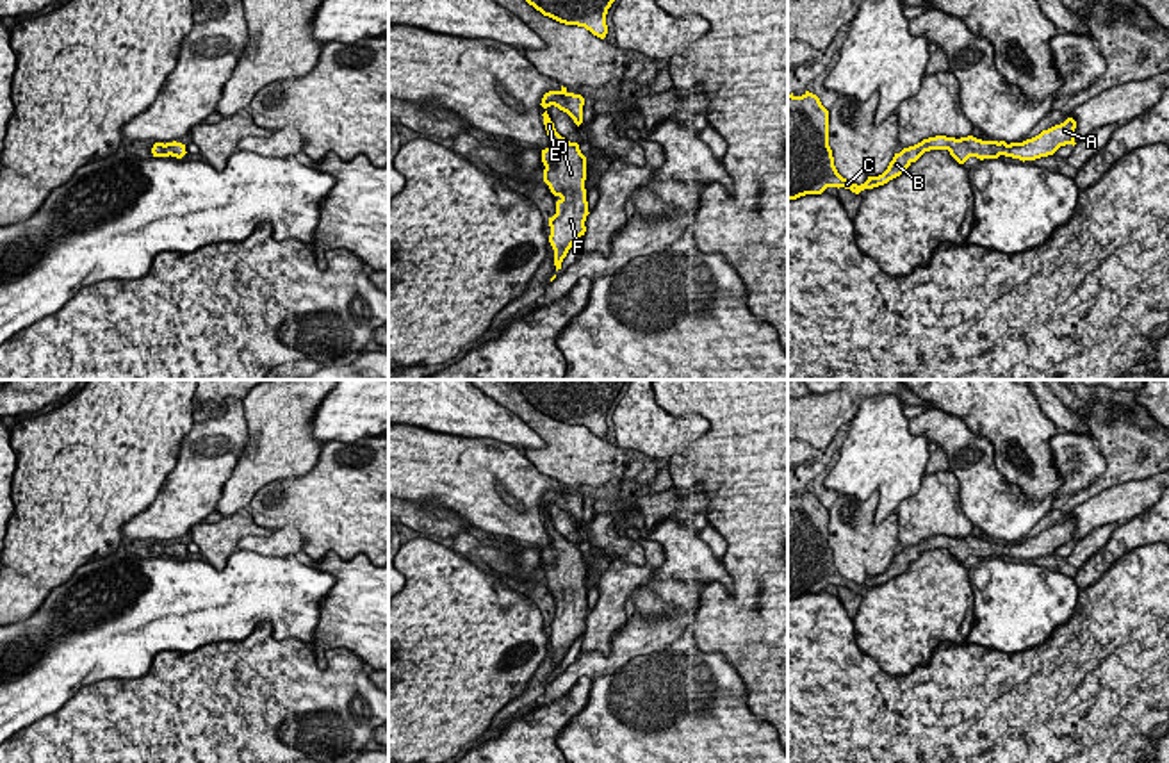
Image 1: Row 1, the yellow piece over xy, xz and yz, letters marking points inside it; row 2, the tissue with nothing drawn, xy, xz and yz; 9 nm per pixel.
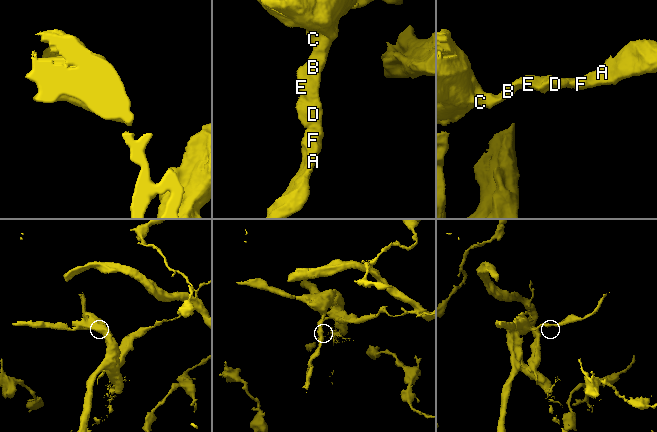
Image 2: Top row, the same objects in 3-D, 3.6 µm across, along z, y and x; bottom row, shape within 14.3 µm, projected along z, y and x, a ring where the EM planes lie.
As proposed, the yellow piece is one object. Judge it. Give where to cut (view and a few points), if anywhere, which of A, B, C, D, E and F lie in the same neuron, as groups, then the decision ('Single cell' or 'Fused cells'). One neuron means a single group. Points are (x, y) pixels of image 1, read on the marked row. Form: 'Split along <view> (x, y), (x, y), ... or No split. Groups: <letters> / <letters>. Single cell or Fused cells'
No split. Groups: A B C D E F. Single cell

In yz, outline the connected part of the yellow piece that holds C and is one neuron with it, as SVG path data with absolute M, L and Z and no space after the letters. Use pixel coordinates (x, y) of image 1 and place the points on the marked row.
M809 91L802 96L788 94L788 200L805 194L822 194L827 187L845 187L859 194L900 176L925 152L948 150L950 155L964 164L969 157L998 159L1000 155L1035 160L1053 155L1060 146L1075 143L1076 121L1067 118L1064 123L1042 130L1039 135L1023 143L982 141L973 135L946 137L936 135L895 153L887 169L879 176L868 176L861 185L843 178L829 146L829 111L820 98Z

